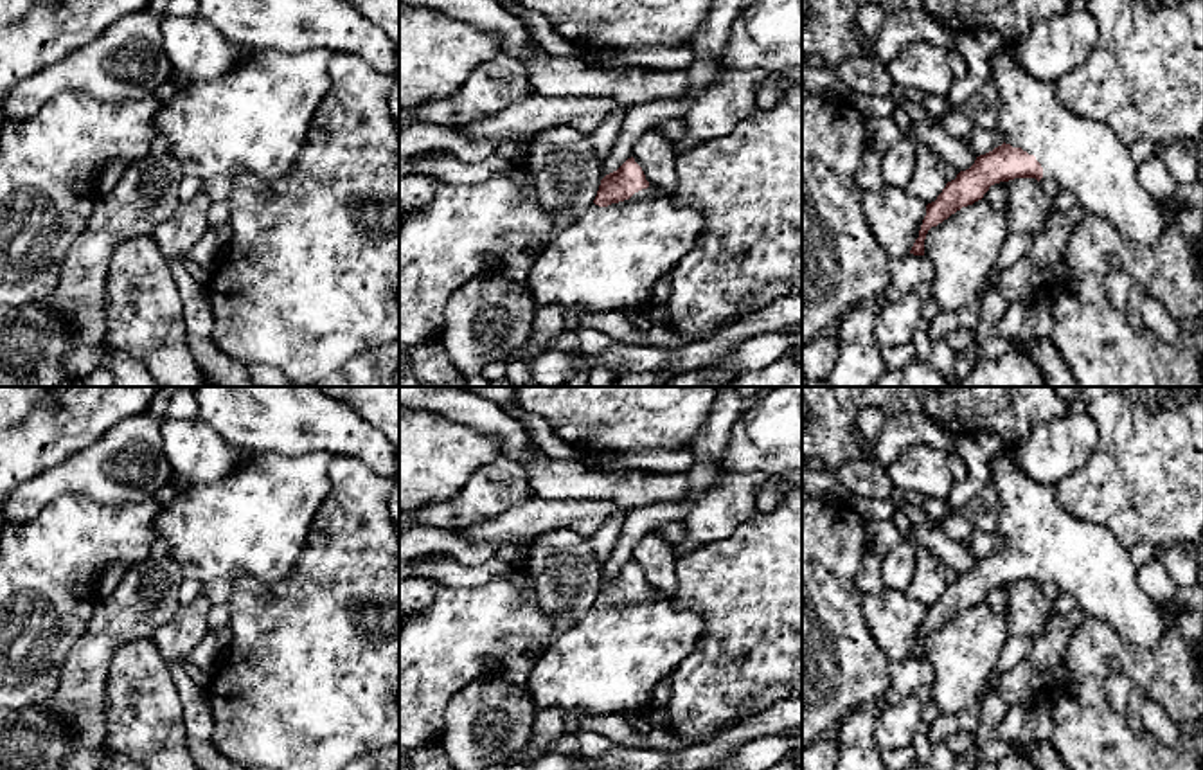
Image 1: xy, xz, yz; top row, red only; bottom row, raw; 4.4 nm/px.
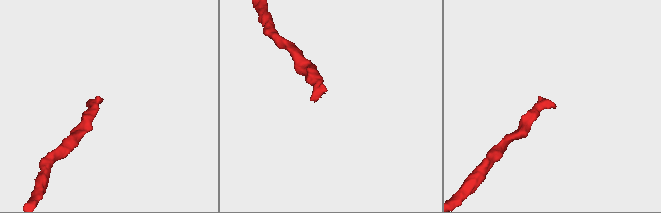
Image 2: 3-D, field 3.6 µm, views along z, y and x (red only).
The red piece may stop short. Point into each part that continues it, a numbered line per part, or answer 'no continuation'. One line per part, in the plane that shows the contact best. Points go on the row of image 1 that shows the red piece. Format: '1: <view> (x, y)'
1: xz (612, 258)

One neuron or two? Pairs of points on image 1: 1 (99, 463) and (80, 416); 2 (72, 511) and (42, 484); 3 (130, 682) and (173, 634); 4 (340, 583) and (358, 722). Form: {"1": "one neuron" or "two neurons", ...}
{"1": "two neurons", "2": "two neurons", "3": "two neurons", "4": "one neuron"}

